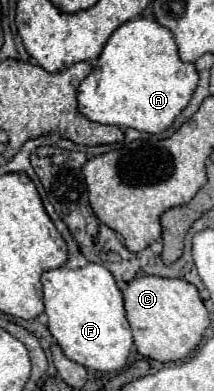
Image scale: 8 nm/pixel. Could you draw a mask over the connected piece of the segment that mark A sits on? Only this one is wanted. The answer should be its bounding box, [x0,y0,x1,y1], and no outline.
[76,16,198,135]

